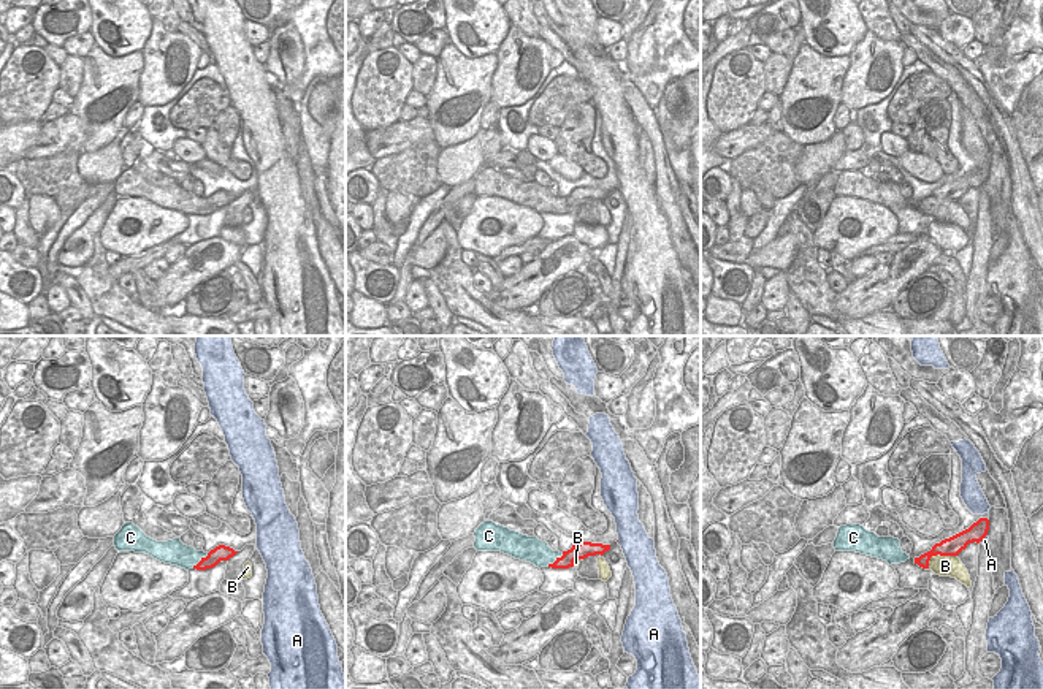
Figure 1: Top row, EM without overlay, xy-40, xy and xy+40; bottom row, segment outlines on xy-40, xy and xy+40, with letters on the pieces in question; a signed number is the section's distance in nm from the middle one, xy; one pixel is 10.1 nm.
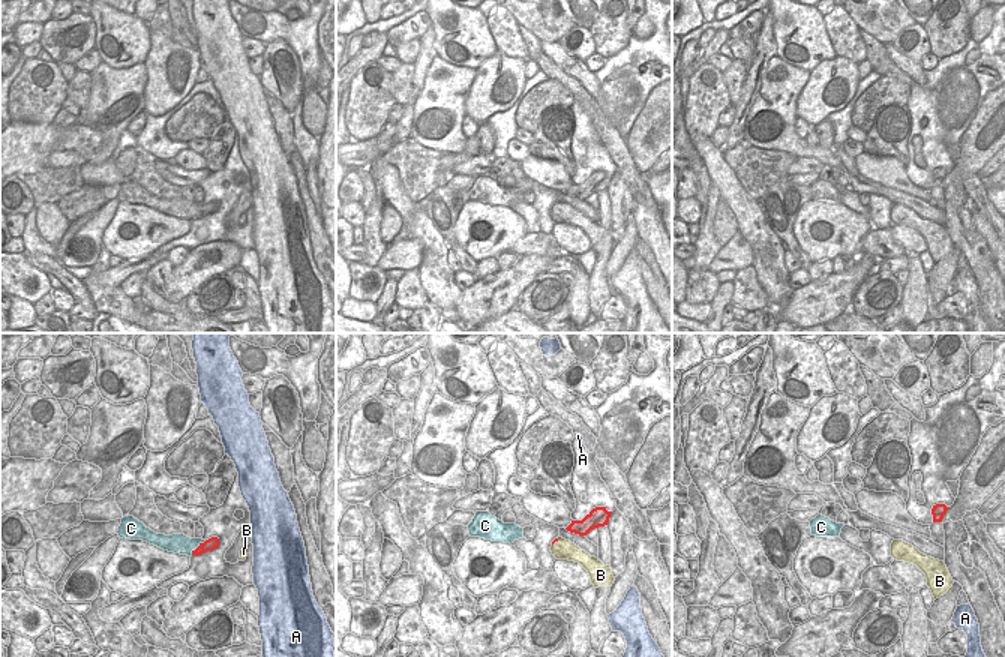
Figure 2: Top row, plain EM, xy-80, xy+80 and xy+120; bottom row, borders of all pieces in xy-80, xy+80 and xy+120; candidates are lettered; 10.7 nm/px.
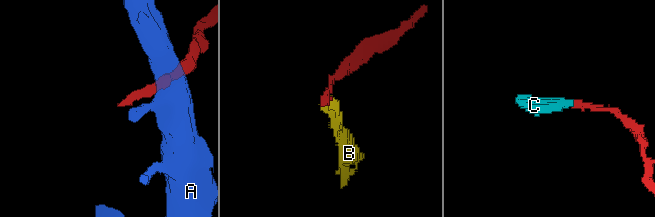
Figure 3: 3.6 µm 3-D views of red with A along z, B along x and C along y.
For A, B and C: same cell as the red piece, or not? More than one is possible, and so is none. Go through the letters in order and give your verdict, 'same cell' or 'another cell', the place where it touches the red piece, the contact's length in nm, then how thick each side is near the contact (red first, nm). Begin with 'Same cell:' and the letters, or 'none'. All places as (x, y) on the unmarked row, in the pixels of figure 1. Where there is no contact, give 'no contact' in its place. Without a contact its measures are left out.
Same cell: none
A: another cell; contact xy+40 (981, 184); length 130 nm; calibres 180 and 60 nm
B: another cell; contact xy+40 (937, 198); length 360 nm; calibres 190 and 220 nm
C: another cell; contact xy-40 (202, 205); length 240 nm; calibres 160 and 240 nm

